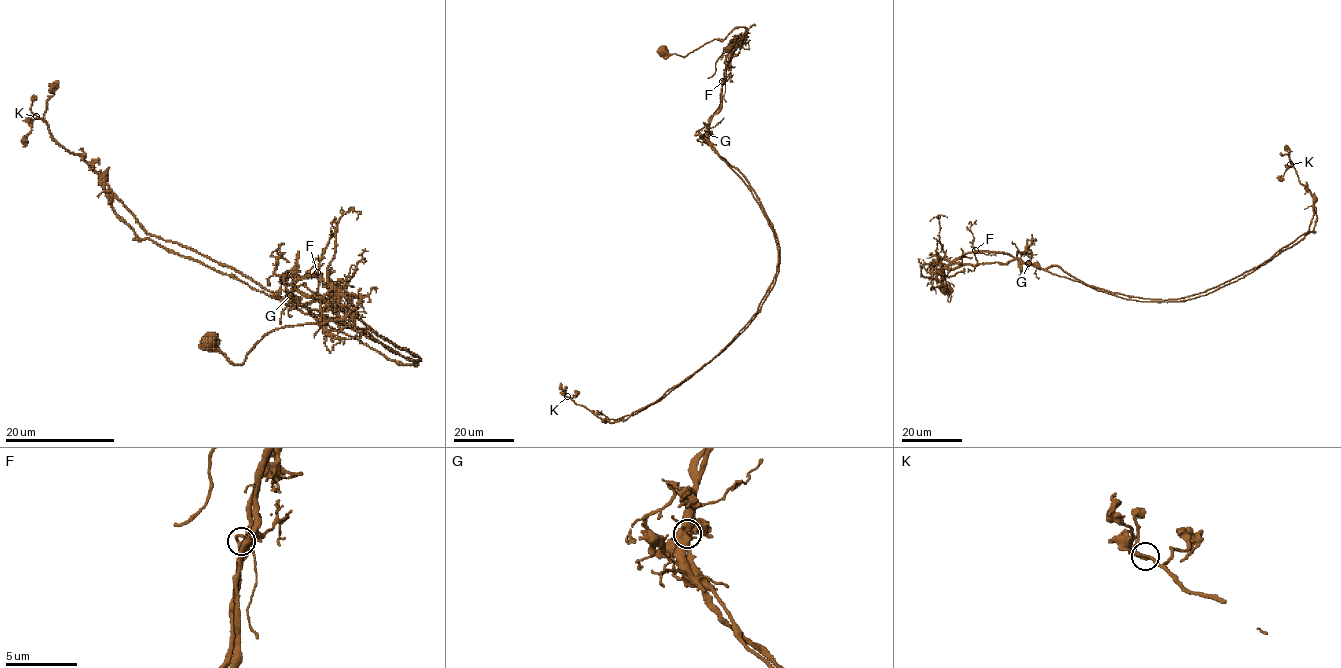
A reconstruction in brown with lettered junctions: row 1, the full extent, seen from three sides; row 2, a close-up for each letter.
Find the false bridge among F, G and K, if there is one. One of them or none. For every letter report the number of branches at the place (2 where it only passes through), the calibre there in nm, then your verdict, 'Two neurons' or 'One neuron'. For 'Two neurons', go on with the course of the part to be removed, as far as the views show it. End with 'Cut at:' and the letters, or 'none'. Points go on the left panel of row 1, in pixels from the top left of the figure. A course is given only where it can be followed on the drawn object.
F: Branches: 3. Thickness 200 nm. One neuron
G: Branches: 3. Thickness 500 nm. Two neurons. Course of the part to remove: (291, 295), (296, 305), (339, 303), (418, 361), (149, 234), (40, 119), (31, 122), (25, 141)
K: Branches: 3. Thickness 180 nm. One neuron
Cut at: G

